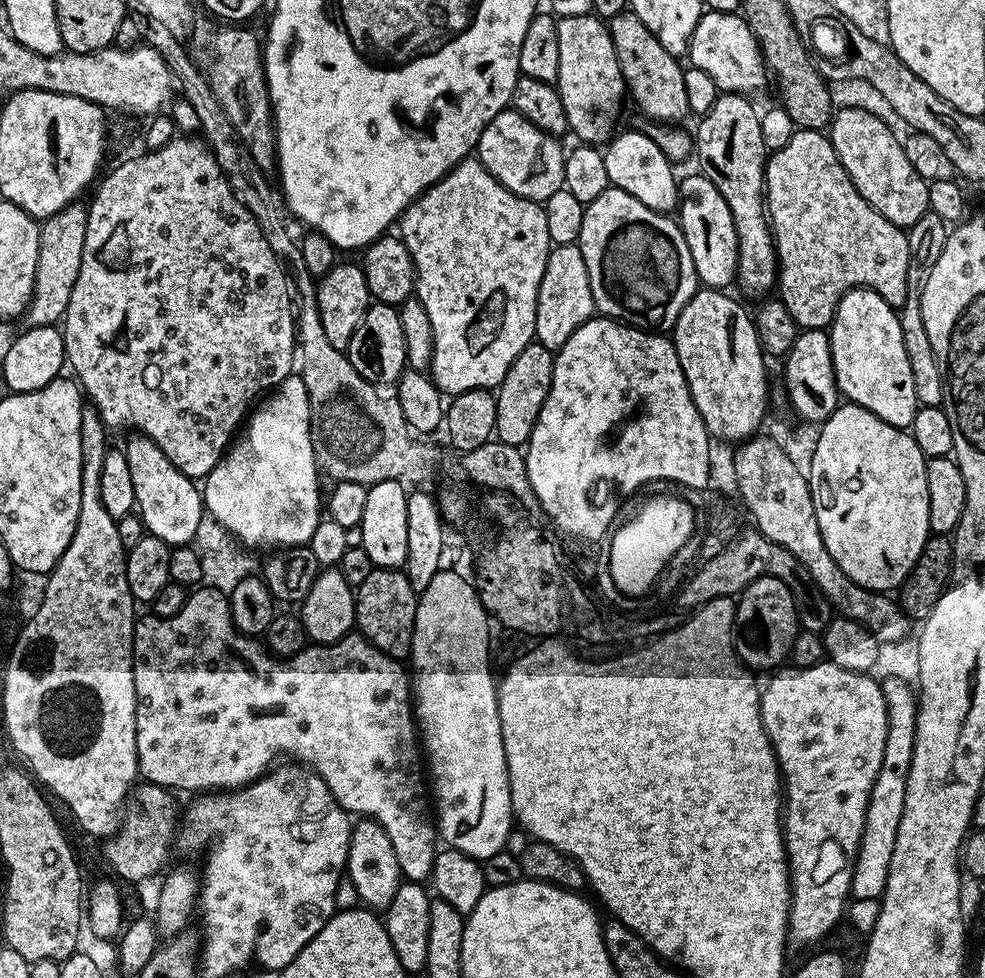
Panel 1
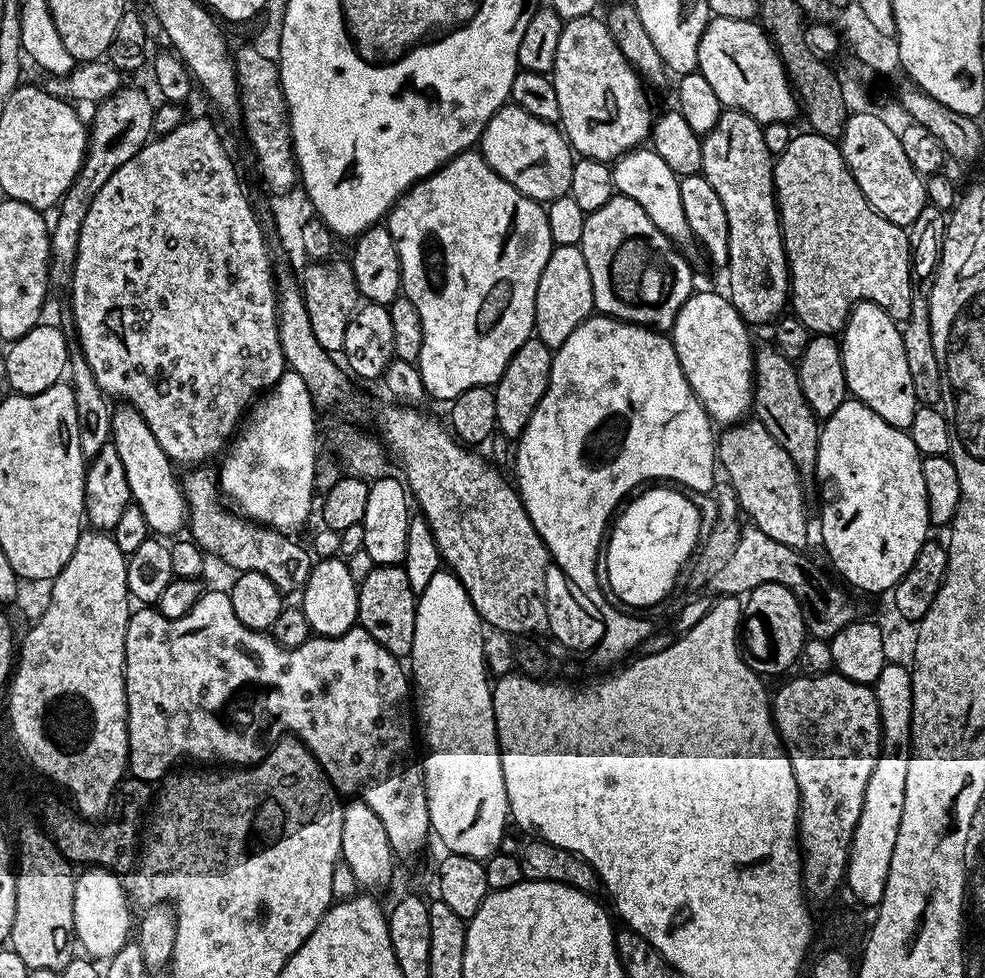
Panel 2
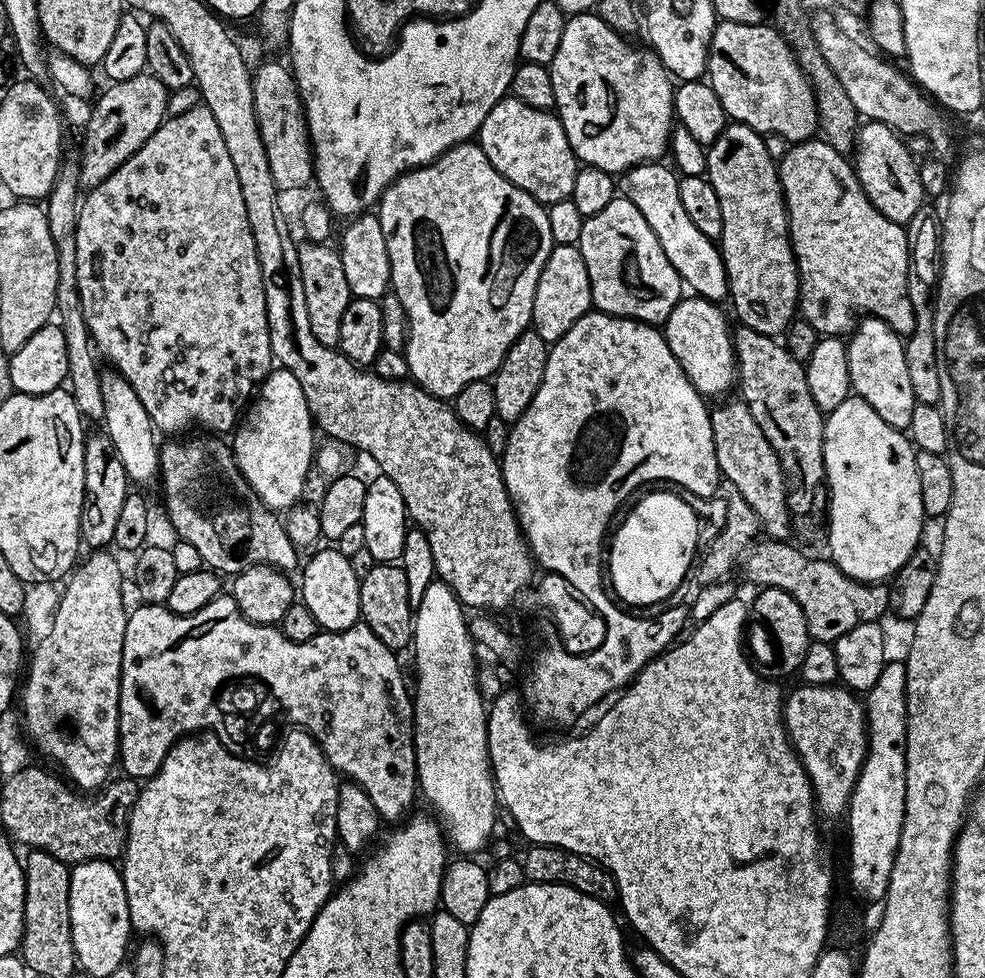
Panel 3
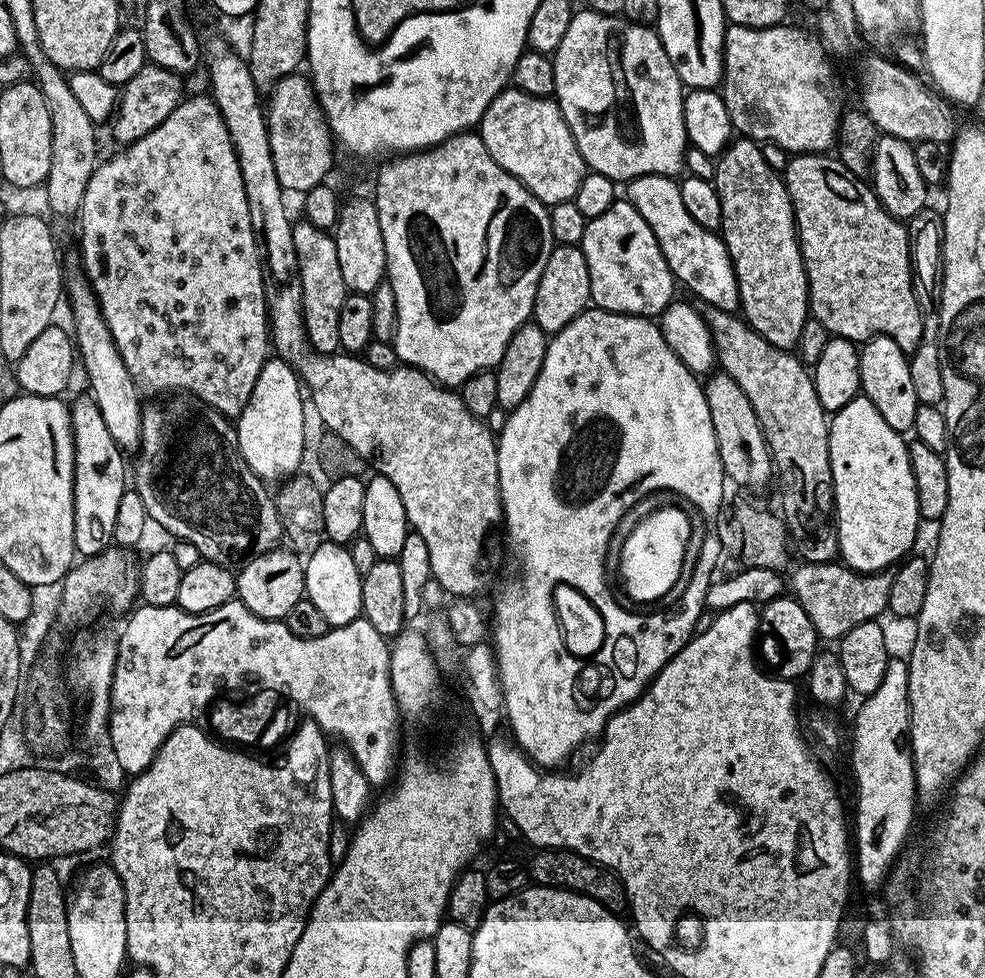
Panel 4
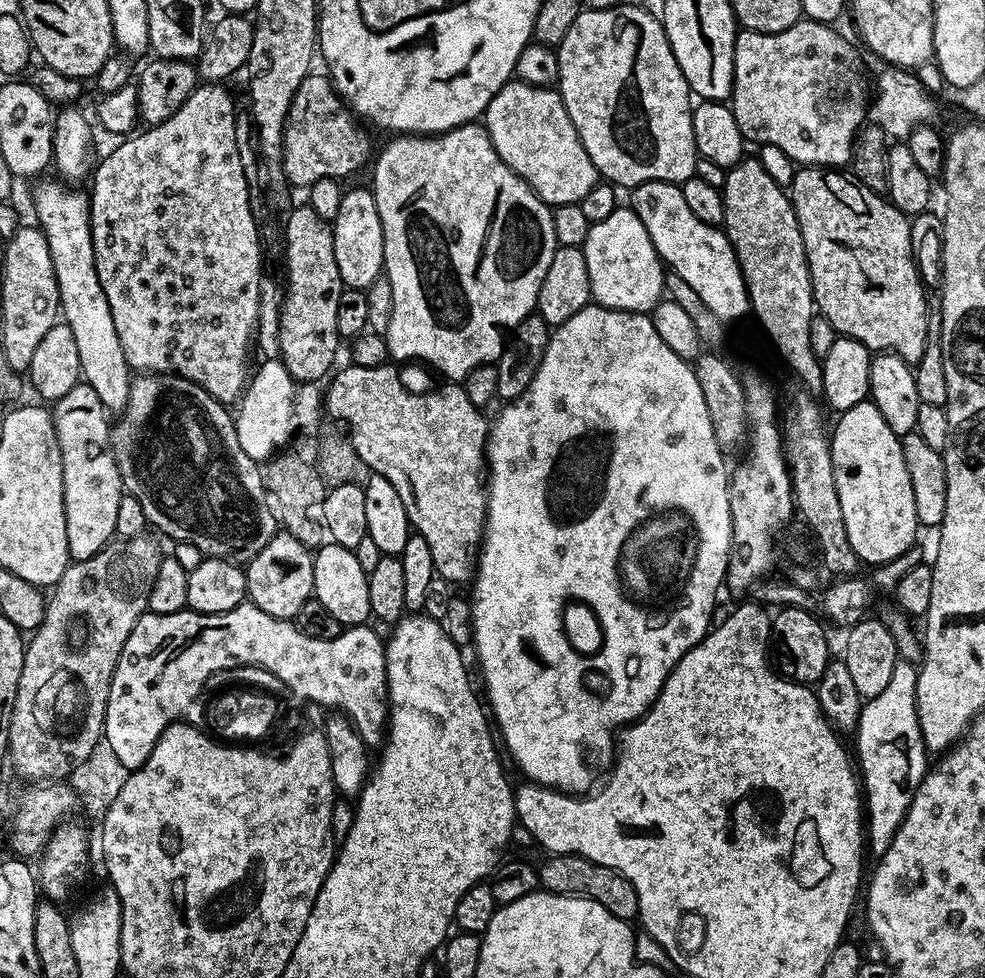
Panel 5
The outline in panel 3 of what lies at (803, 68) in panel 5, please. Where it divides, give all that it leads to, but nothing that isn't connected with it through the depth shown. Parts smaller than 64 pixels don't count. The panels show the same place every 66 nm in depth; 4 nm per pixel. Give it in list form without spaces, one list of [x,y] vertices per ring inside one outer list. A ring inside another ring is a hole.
[[[720,20],[708,47],[706,80],[711,84],[714,94],[718,94],[722,110],[729,121],[752,127],[763,137],[781,136],[789,142],[810,140],[817,135],[816,95],[812,93],[812,83],[800,68],[796,55],[792,53],[792,47],[771,23],[739,24]]]

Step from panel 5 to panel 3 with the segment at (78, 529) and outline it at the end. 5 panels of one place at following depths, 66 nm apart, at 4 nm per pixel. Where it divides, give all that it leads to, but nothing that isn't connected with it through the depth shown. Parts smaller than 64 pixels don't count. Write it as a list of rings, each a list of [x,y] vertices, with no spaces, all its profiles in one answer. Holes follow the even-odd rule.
[[[107,434],[99,435],[89,435],[84,442],[84,509],[80,519],[80,538],[92,550],[112,544],[122,502],[126,502],[130,491],[130,481],[114,450],[114,442],[110,442]]]

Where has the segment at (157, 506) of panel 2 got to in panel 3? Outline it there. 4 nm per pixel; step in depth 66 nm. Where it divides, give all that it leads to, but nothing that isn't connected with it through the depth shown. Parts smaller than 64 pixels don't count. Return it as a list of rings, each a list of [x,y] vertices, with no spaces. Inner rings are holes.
[[[115,370],[101,371],[100,382],[104,407],[103,431],[110,438],[110,442],[114,442],[114,450],[129,481],[136,486],[144,486],[140,484],[148,484],[151,480],[153,483],[160,470],[160,449],[150,414],[146,414],[146,406],[142,406],[142,398],[134,394],[134,386],[130,386],[130,382],[126,382],[126,378]]]

